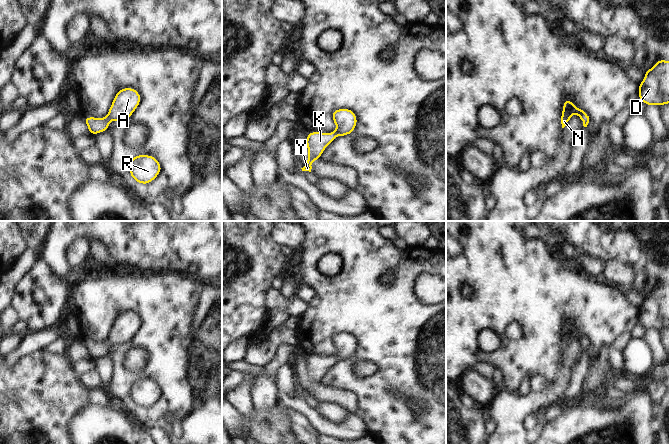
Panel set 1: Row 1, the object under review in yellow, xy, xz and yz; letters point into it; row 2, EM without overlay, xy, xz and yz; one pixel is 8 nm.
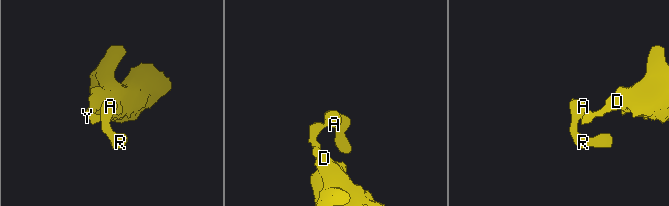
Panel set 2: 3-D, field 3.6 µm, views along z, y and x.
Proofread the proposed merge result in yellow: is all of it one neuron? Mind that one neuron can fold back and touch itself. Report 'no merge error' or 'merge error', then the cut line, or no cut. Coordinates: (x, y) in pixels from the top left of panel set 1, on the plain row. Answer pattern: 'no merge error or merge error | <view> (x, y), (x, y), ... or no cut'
no merge error | no cut

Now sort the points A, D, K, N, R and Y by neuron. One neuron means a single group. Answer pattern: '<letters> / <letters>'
A D K N R Y

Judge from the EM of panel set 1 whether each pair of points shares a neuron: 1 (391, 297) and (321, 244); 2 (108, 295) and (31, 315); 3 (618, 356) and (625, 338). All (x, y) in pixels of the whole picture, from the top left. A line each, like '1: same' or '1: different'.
1: same
2: different
3: same

